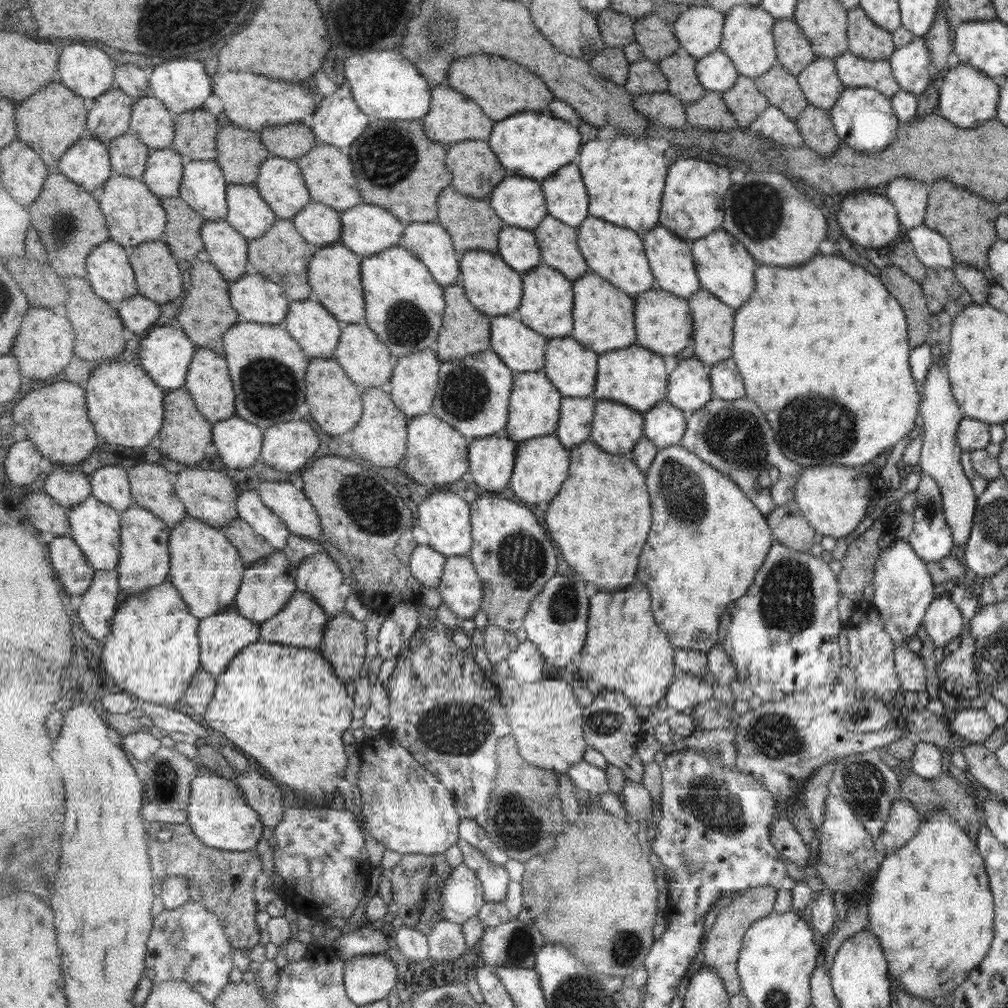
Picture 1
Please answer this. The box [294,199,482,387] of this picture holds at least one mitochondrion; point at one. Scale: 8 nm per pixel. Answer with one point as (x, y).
(406, 325)

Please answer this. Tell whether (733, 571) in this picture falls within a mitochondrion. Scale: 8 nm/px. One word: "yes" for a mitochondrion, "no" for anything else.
no

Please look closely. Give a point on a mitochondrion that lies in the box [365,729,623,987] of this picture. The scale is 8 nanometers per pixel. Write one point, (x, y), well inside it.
(514, 830)

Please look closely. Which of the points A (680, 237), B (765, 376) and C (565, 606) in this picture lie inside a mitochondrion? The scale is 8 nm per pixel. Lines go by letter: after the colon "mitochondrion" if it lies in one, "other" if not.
A: other
B: other
C: mitochondrion

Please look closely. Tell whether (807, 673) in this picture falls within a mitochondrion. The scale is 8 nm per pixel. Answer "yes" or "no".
no

